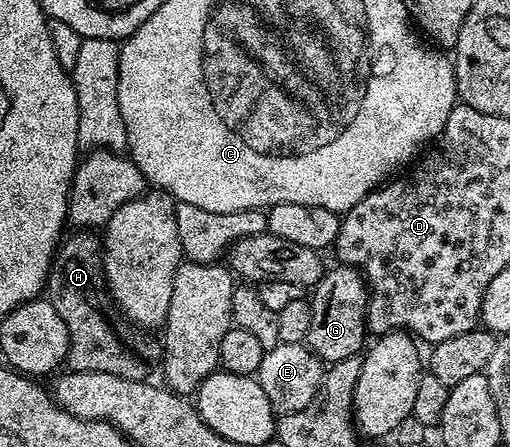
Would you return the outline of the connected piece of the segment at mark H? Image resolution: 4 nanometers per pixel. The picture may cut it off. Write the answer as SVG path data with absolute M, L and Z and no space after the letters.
M74 231L69 237L70 234L59 244L50 262L44 290L60 319L64 319L64 327L68 327L70 346L66 361L69 368L76 373L107 373L120 375L120 379L147 380L146 361L138 354L145 351L145 343L136 342L134 350L118 330L119 318L106 280L103 238L94 231Z

